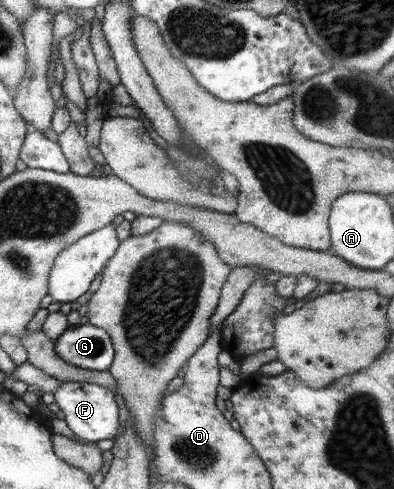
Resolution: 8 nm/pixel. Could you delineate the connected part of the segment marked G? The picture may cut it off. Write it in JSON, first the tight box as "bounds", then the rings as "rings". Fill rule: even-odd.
{"bounds":[53,324,114,371],"rings":[[[91,324],[70,326],[53,341],[54,353],[65,363],[90,371],[106,371],[114,356],[111,338]]]}

